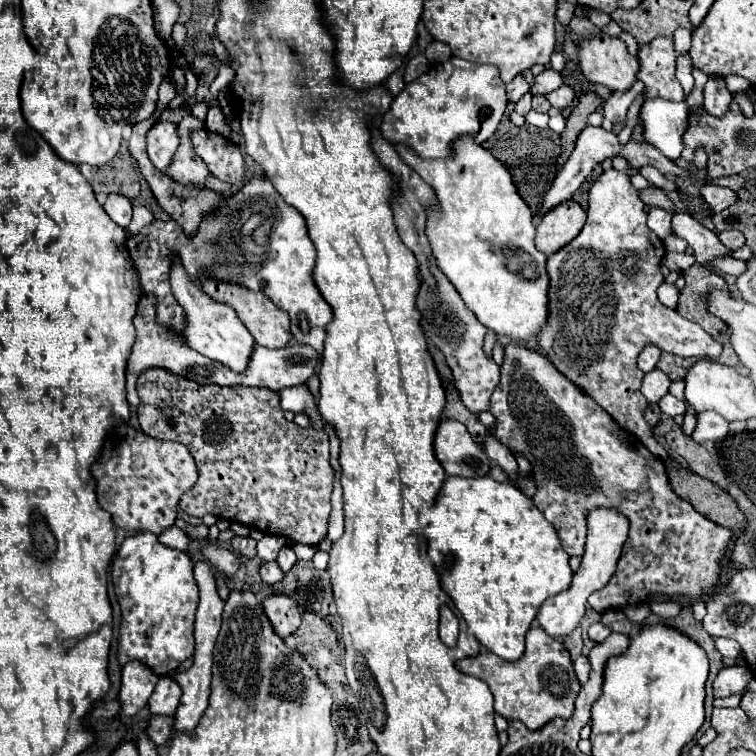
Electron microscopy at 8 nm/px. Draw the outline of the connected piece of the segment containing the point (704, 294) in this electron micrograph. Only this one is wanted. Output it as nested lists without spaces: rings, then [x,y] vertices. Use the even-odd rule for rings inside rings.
[[[694,264],[694,266],[690,266],[688,270],[682,272],[682,276],[686,278],[686,286],[684,286],[684,290],[680,292],[678,312],[680,312],[684,318],[694,320],[694,322],[698,322],[700,326],[704,326],[704,330],[708,330],[708,334],[710,334],[714,340],[718,340],[718,342],[722,344],[722,354],[718,356],[718,362],[736,368],[742,376],[748,376],[750,372],[742,366],[740,358],[736,356],[736,352],[734,352],[734,348],[732,348],[732,344],[730,344],[730,334],[728,334],[726,324],[724,324],[720,318],[716,318],[714,314],[710,314],[710,310],[708,310],[708,296],[710,296],[710,292],[712,292],[714,288],[718,288],[718,290],[728,290],[728,284],[722,280],[722,276],[718,276],[716,272],[712,272],[710,268],[702,266],[702,264]]]

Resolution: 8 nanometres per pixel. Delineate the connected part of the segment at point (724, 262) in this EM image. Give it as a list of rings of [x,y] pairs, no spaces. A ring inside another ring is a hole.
[[[718,256],[712,262],[708,262],[708,266],[716,268],[716,270],[722,270],[726,274],[734,274],[734,276],[744,270],[744,262],[742,260],[734,260],[730,256]]]

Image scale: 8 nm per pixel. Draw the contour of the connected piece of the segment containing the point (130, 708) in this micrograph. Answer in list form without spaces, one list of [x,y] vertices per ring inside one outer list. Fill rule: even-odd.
[[[128,662],[122,668],[122,688],[120,688],[120,702],[122,702],[122,714],[132,716],[140,712],[152,694],[152,688],[156,688],[160,676],[150,672],[150,668],[144,662]]]

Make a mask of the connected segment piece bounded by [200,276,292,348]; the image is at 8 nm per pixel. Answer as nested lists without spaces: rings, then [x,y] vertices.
[[[200,278],[202,290],[212,296],[214,300],[226,302],[228,306],[232,306],[238,314],[238,318],[244,322],[244,326],[248,328],[248,332],[254,336],[256,344],[266,346],[266,348],[282,348],[288,344],[288,340],[292,338],[290,334],[290,320],[288,314],[284,310],[278,310],[270,298],[266,298],[262,292],[254,292],[246,286],[238,286],[238,284],[230,284],[230,282],[220,282],[216,278]]]

